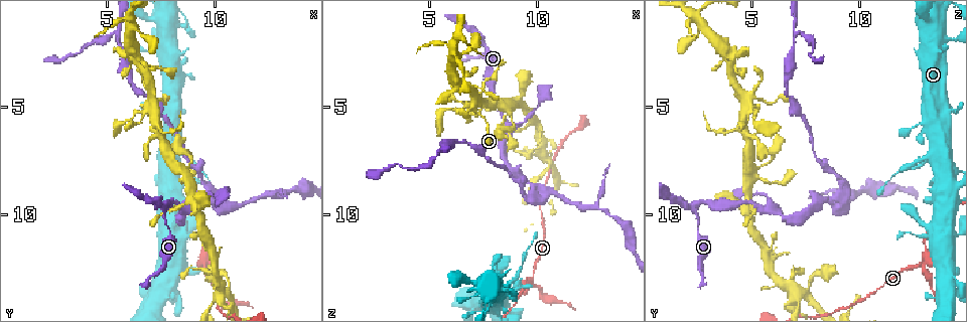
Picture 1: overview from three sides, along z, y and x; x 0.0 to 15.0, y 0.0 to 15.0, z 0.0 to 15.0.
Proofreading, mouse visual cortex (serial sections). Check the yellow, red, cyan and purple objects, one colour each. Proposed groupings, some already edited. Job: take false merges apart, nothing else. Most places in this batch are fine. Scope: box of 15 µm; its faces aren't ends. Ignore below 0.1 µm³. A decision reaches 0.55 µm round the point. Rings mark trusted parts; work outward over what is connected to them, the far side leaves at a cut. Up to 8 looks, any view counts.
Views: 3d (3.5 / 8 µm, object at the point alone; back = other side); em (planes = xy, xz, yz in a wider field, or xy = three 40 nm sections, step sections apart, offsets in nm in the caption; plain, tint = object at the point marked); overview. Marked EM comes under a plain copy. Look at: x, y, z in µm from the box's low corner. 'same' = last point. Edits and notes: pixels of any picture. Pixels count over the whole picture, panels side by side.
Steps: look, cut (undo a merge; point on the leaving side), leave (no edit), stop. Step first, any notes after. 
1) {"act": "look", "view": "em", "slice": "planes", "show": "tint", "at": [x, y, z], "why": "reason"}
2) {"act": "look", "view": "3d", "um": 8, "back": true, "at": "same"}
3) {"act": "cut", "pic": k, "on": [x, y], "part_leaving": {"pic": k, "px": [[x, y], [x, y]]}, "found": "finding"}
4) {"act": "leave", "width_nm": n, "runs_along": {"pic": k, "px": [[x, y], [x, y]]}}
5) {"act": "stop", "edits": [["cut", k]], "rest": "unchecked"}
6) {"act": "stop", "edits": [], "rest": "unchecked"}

{"act": "look", "view": "3d", "um": 3.5, "at": [7.7, 2.3, 13.5], "why": "sudden change in width"}

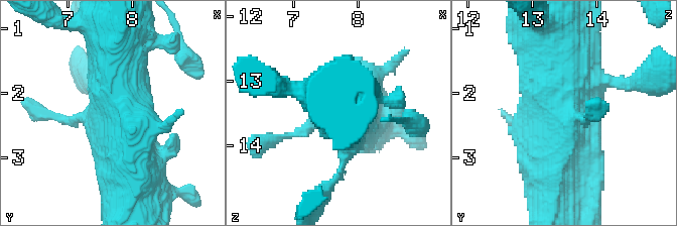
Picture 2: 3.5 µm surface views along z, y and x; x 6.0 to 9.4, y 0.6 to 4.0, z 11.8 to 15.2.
{"act": "look", "view": "em", "slice": "planes", "show": "tint", "at": [7.60, 2.40, 13.50], "why": "need the tissue"}

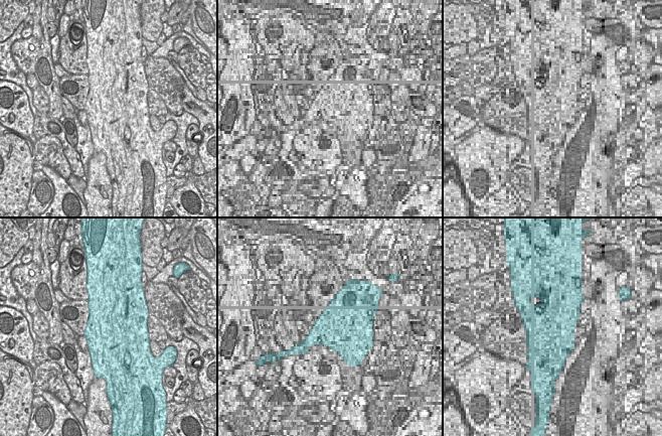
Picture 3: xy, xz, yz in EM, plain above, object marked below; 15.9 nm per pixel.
{"act": "leave", "width_nm": 1000, "runs_along": {"pic": 2, "px": [[137, 189], [122, 124], [47, 114]]}, "found": "all the same cell"}

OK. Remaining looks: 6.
{"act": "look", "view": "3d", "um": 3.5, "at": [9.7, 9.3, 8.8], "why": "sharp bend"}

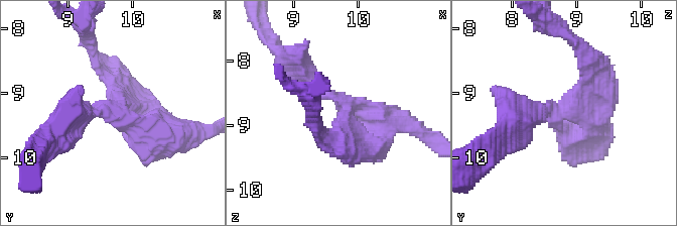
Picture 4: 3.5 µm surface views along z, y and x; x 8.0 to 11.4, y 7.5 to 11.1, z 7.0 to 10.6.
{"act": "leave", "runs_along": {"pic": 4, "px": [[519, 118], [575, 106], [585, 66]]}, "found": "all the same cell"}

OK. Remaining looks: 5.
{"act": "look", "view": "em", "slice": "xy", "step": 5, "show": "tint", "at": [8.6, 6.9, 7.8]}

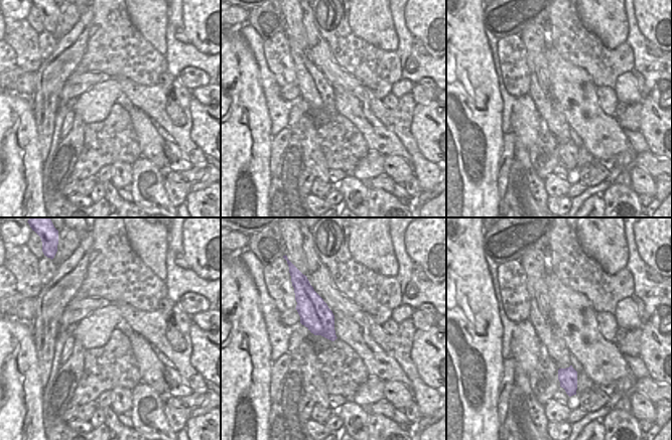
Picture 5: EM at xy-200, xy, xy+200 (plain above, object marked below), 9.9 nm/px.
{"act": "look", "view": "3d", "um": 3.5, "at": "same"}

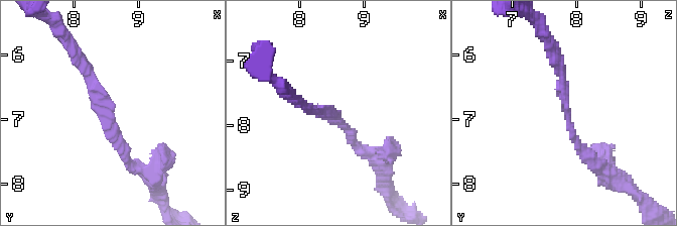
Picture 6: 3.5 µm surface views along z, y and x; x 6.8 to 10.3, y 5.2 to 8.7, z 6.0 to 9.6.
{"act": "leave", "runs_along": {"pic": 6, "px": [[135, 164], [80, 60]]}, "found": "one cell here"}

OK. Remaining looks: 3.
{"act": "look", "view": "3d", "um": 3.5, "at": [7.1, 4.7, 4.8], "why": "thin arm on a thick one"}

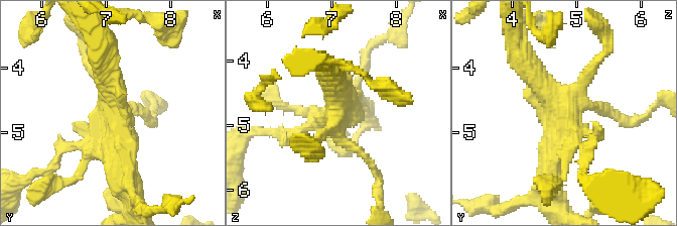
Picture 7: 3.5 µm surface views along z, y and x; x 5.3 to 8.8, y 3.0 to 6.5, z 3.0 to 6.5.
{"act": "look", "view": "em", "slice": "xy", "step": 1, "show": "tint", "at": [7.05, 4.65, 4.90], "why": "need the tissue"}

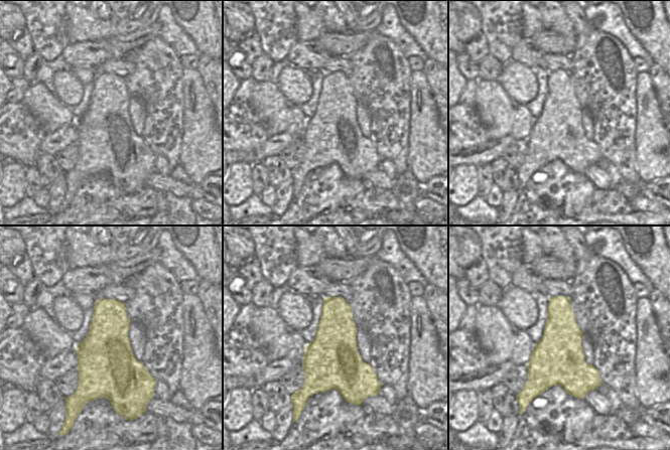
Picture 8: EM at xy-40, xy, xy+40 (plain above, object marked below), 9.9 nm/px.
{"act": "leave", "runs_along": {"pic": 7, "px": [[620, 120], [575, 105], [552, 174]]}, "found": "all the same cell"}

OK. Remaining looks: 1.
{"act": "stop", "edits": [], "rest": "unchecked"}

